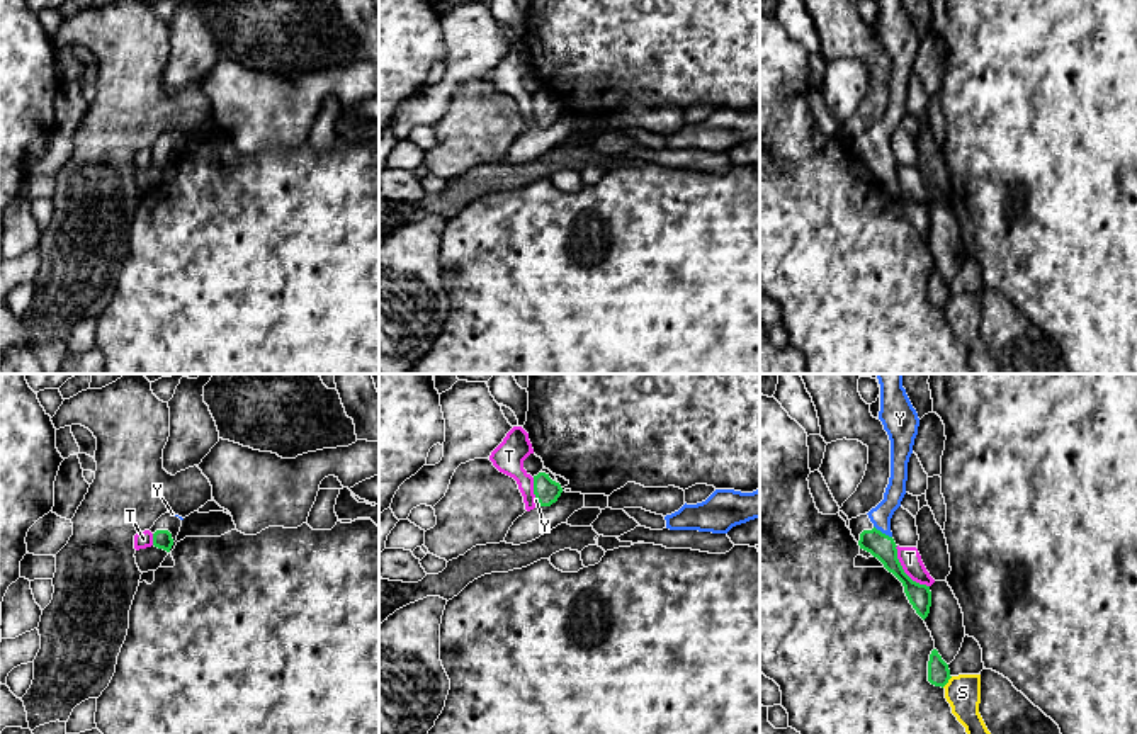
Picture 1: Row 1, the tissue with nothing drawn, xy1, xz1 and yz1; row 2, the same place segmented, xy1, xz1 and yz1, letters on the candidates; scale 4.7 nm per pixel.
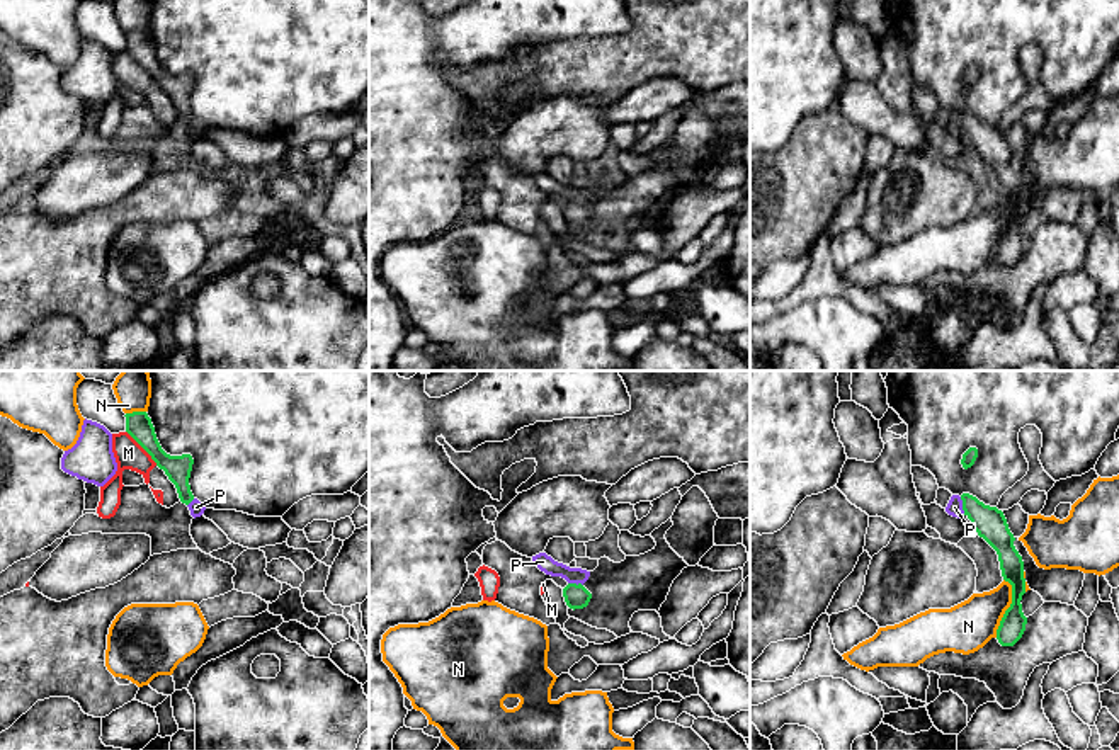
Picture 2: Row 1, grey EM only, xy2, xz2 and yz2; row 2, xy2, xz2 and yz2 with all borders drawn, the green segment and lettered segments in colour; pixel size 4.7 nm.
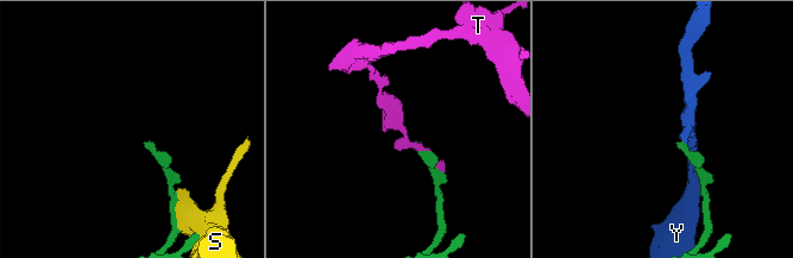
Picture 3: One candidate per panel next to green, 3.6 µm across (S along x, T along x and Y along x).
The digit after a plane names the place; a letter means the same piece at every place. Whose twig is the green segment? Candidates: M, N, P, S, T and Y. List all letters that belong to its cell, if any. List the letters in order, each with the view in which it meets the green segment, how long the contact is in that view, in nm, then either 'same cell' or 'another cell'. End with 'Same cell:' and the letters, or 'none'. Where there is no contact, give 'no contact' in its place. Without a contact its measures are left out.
M: xy2 | 220 nm | another cell
N: yz2 | 280 nm | another cell
P: yz2 | 80 nm | another cell
S: yz1 | 80 nm | another cell
T: yz1 | 260 nm | another cell
Y: yz1 | 110 nm | same cell
Same cell: Y

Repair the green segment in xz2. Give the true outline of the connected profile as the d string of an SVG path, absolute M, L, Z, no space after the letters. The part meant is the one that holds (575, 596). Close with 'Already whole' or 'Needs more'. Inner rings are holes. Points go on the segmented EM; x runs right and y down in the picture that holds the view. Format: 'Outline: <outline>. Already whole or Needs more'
Outline: M568 583L563 588L565 602L570 609L583 609L588 605L592 594L582 583Z. Already whole

